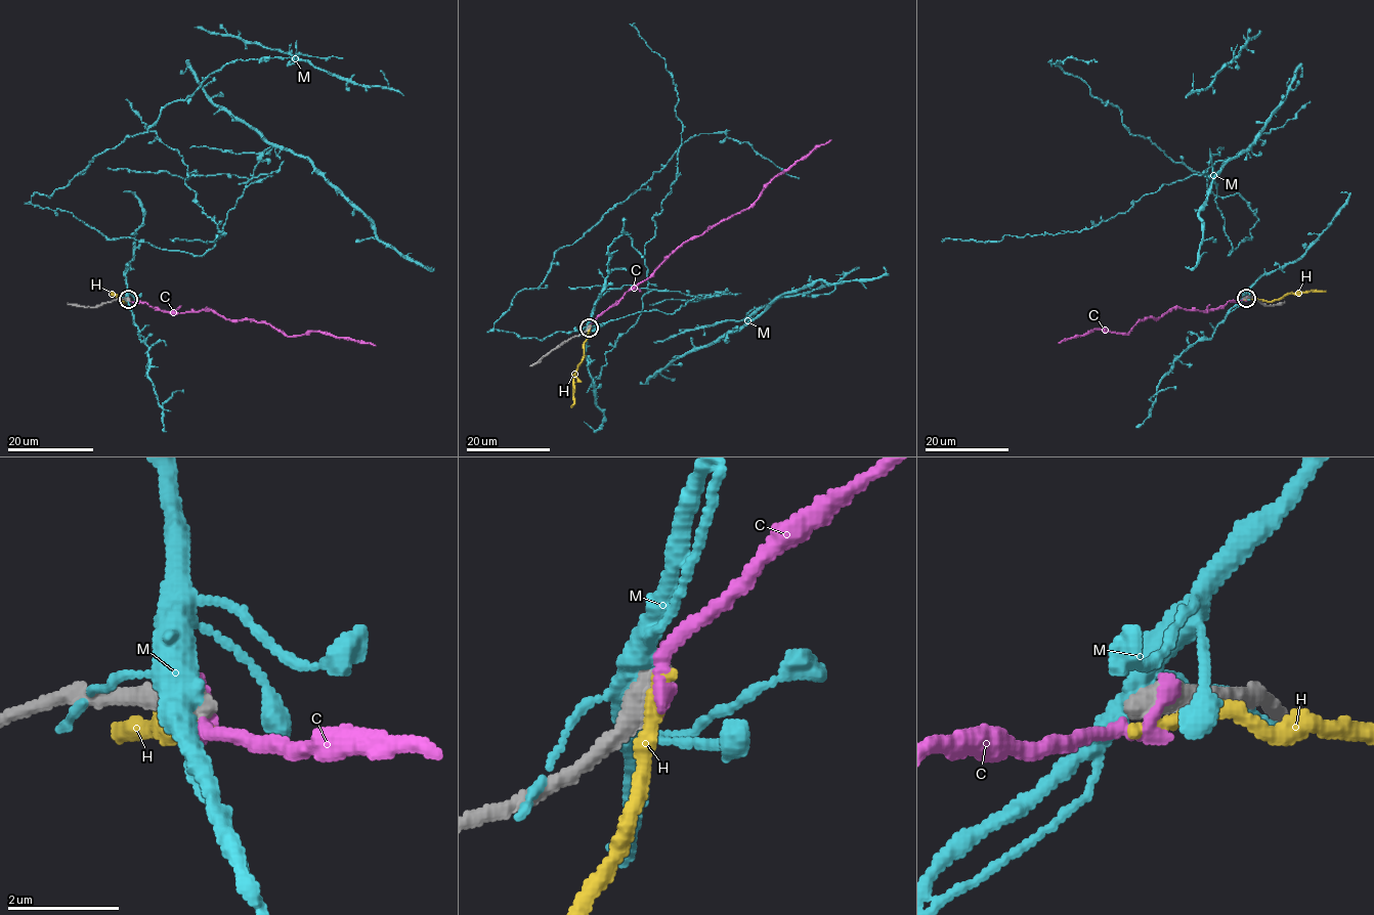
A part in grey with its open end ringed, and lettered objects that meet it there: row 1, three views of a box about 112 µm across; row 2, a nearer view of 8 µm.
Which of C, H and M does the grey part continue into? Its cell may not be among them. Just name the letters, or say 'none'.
C

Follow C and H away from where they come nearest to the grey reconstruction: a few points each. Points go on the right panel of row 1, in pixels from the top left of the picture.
C: (1245, 298), (1202, 311), (1173, 307), (1161, 316), (1141, 319), (1127, 334), (1095, 330), (1058, 343)
H: (1245, 299), (1274, 301), (1288, 294), (1326, 292)

